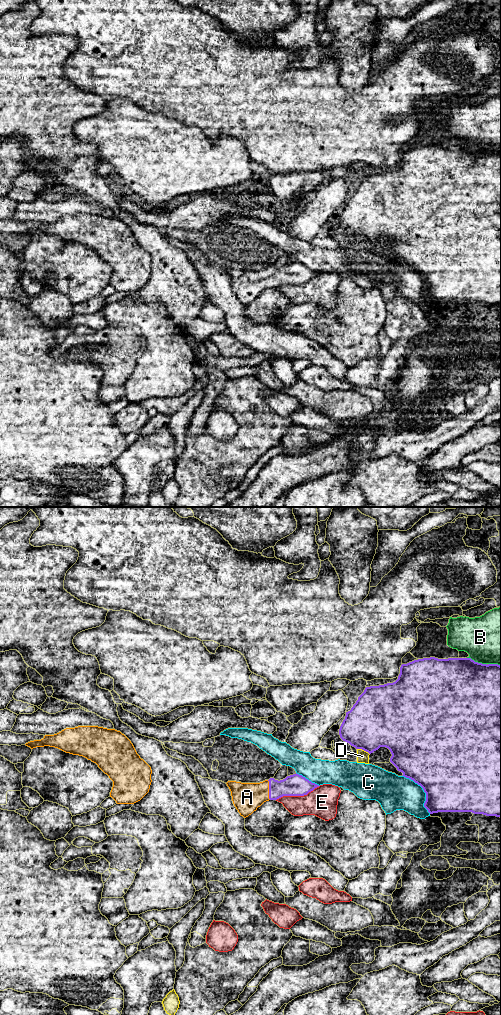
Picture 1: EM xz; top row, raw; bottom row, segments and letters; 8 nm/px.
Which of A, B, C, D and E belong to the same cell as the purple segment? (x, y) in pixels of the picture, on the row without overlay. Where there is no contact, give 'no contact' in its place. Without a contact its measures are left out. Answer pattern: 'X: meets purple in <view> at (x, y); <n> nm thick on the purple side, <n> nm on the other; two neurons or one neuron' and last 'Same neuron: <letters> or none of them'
A: meets purple in xz at (269, 278); 180 nm thick on the purple side, 240 nm on the other; one neuron
B: meets purple in xz at (477, 150); 500 nm thick on the purple side, 420 nm on the other; two neurons
C: meets purple in xz at (424, 279); 500 nm thick on the purple side, 280 nm on the other; two neurons
D: meets purple in xz at (363, 237); 420 nm thick on the purple side, 100 nm on the other; two neurons
E: meets purple in xz at (297, 283); 180 nm thick on the purple side, 240 nm on the other; two neurons
Same neuron: A

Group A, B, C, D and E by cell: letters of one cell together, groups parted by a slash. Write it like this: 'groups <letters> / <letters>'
groups A / B / C / D / E

